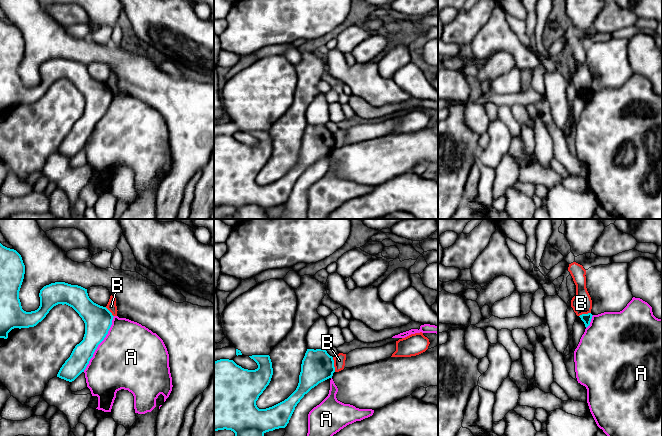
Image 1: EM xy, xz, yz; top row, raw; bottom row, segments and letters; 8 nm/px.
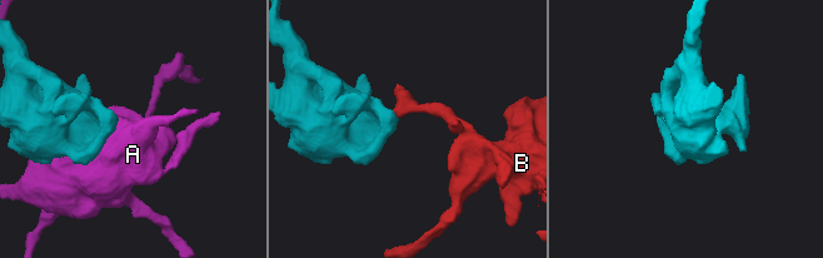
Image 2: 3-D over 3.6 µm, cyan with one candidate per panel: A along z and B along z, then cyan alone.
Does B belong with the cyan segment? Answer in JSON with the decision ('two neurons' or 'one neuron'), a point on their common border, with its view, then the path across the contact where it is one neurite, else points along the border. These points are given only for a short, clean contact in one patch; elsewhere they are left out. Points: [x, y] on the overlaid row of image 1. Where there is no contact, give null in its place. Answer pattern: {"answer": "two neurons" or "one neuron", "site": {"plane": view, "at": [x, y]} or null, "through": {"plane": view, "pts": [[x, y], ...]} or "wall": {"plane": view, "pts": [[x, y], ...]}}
{"answer": "two neurons", "site": {"plane": "xz", "at": [333, 364]}, "wall": {"plane": "xz", "pts": [[332, 357], [335, 371]]}}

